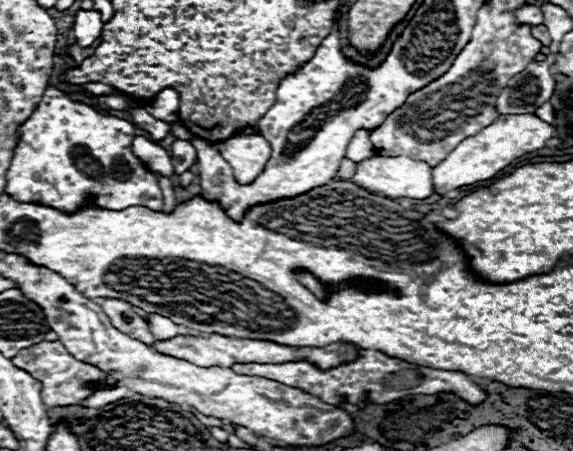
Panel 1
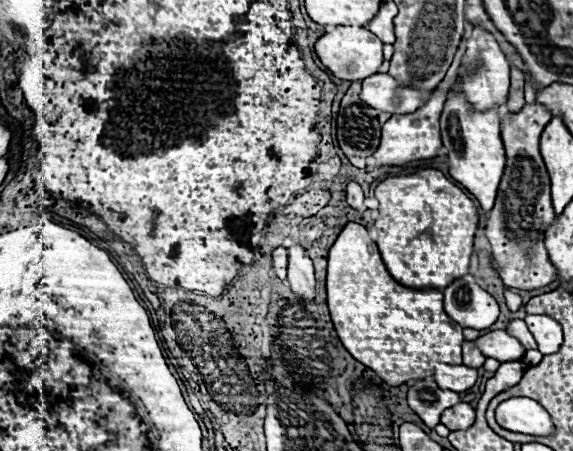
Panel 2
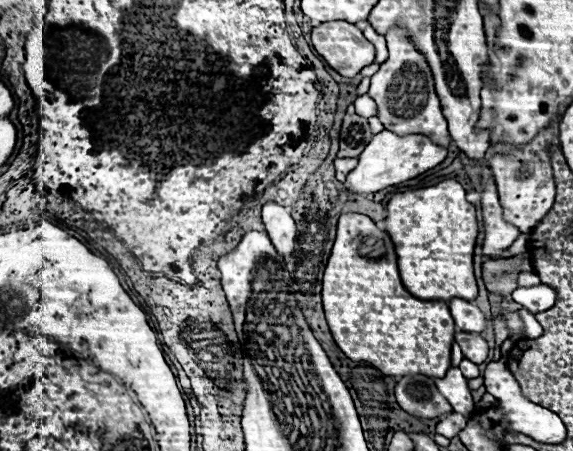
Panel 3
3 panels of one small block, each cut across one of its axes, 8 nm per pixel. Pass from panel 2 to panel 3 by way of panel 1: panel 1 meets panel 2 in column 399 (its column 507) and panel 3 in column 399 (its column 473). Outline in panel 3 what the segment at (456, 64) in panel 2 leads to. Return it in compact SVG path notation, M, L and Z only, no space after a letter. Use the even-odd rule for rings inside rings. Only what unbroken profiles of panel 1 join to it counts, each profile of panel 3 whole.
M382 130L380 134L376 134L370 144L364 148L364 152L358 156L358 164L356 168L348 174L344 186L352 192L352 194L374 194L382 188L388 186L396 186L402 184L406 180L412 180L424 172L428 172L430 168L438 166L442 160L446 158L446 150L436 146L432 140L428 140L422 134L414 134L414 136L398 136L394 132Z

